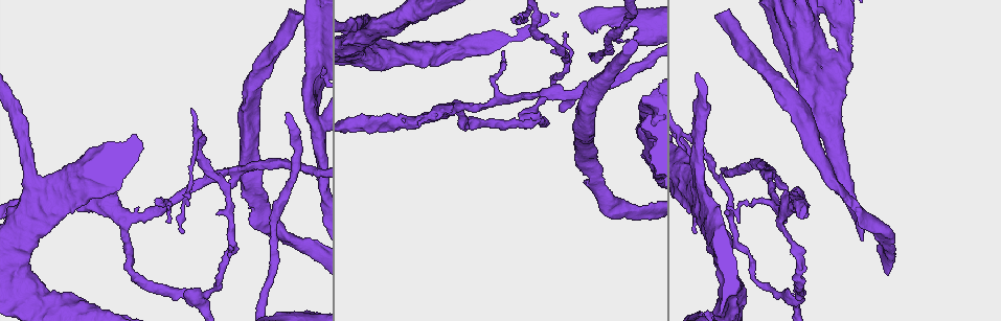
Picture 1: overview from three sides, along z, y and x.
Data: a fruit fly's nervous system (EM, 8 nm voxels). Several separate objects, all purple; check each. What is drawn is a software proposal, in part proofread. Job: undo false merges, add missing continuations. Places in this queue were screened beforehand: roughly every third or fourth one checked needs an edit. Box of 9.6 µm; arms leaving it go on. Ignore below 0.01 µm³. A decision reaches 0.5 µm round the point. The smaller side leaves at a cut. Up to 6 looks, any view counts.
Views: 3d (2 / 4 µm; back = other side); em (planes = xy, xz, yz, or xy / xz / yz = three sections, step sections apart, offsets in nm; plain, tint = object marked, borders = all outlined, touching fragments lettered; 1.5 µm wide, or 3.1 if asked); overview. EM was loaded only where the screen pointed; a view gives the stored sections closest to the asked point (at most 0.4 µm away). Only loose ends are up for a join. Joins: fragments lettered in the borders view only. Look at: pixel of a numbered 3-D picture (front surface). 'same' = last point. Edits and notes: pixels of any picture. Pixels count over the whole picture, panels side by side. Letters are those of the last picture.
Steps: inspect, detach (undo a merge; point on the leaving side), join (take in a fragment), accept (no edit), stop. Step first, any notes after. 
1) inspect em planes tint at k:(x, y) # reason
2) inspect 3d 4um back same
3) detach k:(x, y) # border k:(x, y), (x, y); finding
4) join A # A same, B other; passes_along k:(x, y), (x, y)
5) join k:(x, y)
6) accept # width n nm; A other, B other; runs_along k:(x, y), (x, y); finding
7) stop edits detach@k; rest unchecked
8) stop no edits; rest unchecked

inspect em planes tint at 1:(536, 7)

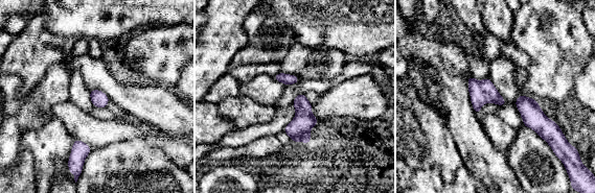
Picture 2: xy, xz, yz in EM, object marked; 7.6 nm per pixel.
inspect em planes borders same # see the neighbours

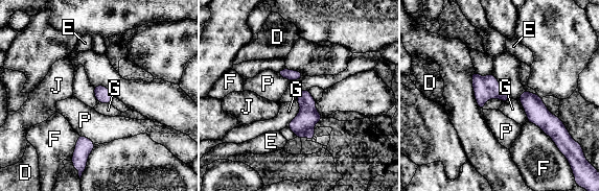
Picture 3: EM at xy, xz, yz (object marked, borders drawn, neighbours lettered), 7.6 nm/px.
accept # width 120 nm; D other, E other, F other, G other, J other, P other; border 3:(297, 99), (299, 112), (286, 126); all the same neuron

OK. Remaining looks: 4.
inspect em xy step 4 borders at 1:(168, 222)

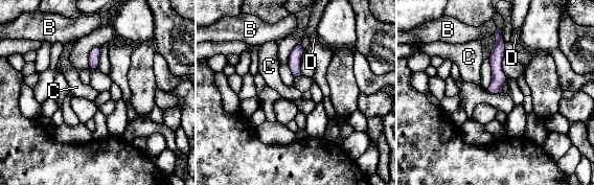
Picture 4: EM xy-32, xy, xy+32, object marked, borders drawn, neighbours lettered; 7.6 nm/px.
accept # longest_contact B 80 nm; B other, C other, D other; runs_along 4:(500, 30), (497, 84), (492, 91); no lettered fragment goes on from it

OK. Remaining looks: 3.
inspect 3d 2um at 1:(231, 248) # tapers out

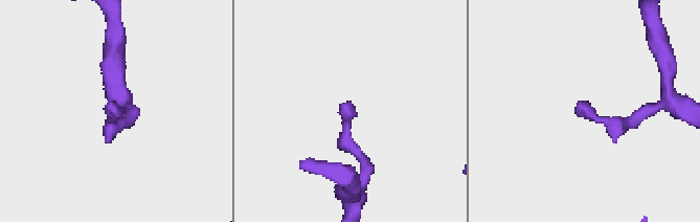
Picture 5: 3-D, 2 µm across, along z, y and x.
inspect em xz step 4 borders at 5:(114, 109) # now the EM

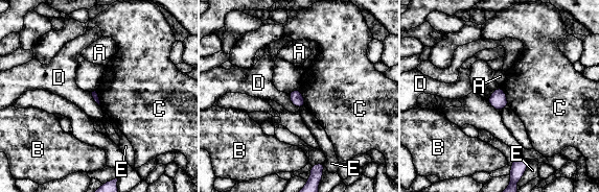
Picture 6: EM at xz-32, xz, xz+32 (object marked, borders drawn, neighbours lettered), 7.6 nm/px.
inspect em planes borders same # another direction

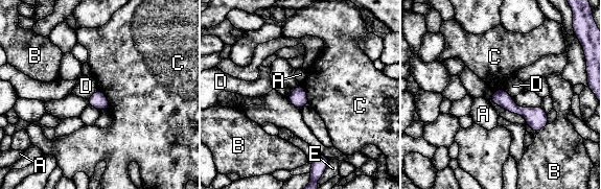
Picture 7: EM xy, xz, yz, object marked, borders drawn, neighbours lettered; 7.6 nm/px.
accept # width 120 nm; A other, B other, C other, D other, E other; runs_along 7:(495, 94), (514, 109), (545, 122); no lettered fragment goes on from it

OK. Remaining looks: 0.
stop no edits; rest unchecked

